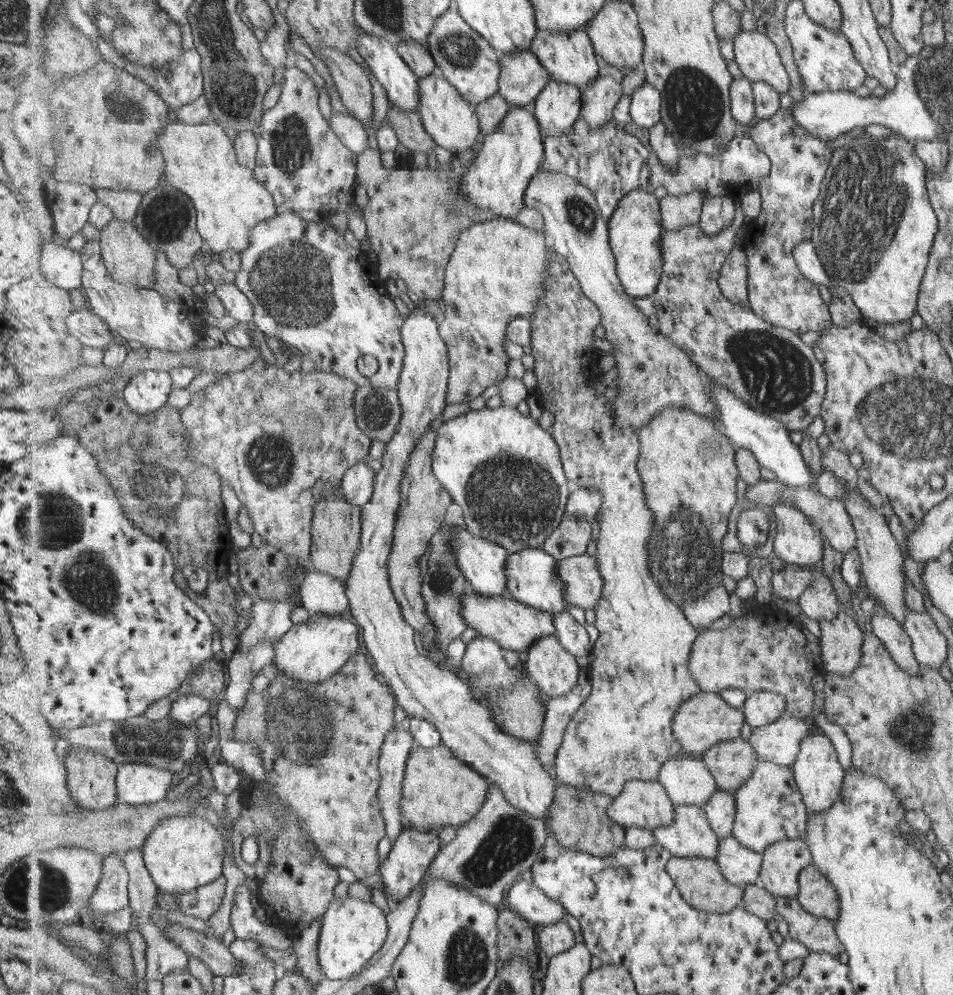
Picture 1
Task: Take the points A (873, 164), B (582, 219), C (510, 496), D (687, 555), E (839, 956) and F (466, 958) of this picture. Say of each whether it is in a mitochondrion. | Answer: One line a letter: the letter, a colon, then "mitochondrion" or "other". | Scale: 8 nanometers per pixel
A: mitochondrion
B: mitochondrion
C: mitochondrion
D: mitochondrion
E: other
F: mitochondrion

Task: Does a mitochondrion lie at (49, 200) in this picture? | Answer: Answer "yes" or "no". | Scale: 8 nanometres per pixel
no

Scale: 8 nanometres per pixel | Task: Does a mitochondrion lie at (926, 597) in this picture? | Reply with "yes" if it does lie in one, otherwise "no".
no

